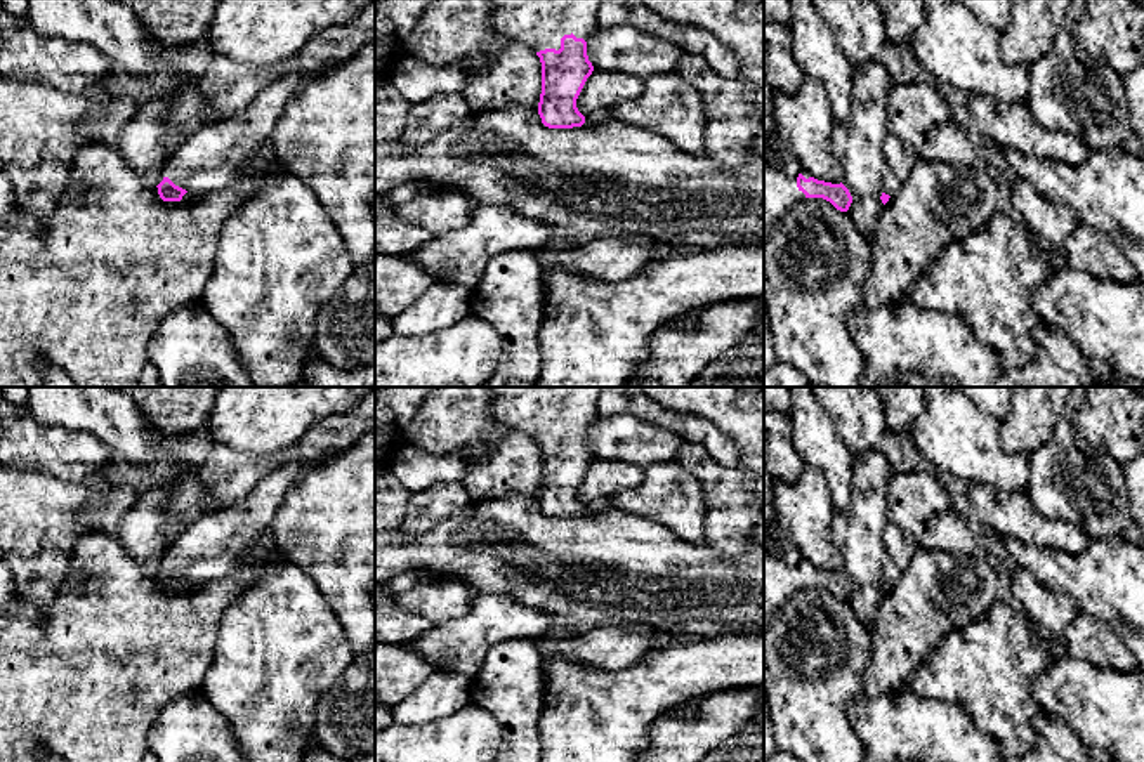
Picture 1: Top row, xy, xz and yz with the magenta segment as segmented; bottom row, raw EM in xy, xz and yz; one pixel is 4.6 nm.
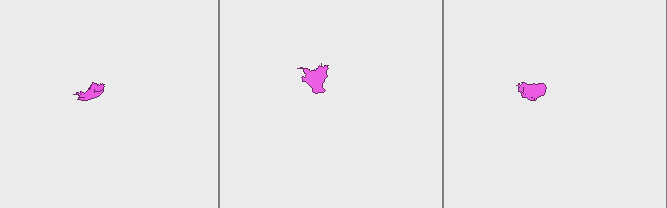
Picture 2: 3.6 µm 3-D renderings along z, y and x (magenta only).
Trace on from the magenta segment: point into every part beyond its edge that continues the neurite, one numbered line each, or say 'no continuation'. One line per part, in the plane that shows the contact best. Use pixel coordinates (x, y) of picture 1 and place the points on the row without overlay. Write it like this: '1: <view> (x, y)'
1: xy (209, 549)
2: xz (539, 412)

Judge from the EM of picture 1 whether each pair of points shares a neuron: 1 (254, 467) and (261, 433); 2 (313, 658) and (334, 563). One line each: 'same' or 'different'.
1: different
2: different

